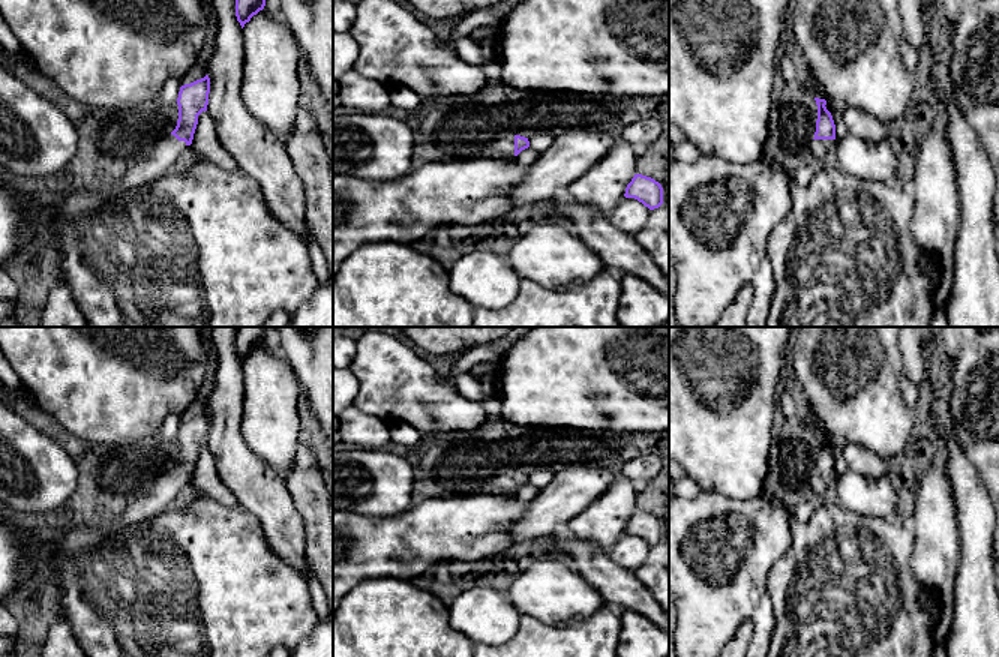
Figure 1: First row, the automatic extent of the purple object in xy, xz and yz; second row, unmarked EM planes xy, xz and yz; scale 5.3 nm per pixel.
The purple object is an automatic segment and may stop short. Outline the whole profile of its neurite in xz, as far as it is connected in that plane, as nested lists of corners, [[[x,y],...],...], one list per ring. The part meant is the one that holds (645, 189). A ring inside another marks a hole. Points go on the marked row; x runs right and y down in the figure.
[[[634,174],[626,188],[624,196],[634,198],[650,210],[654,210],[663,204],[663,188],[651,177]]]

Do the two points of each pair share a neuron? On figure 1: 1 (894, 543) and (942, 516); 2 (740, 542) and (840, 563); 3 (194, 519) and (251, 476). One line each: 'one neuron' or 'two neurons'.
1: two neurons
2: two neurons
3: two neurons

